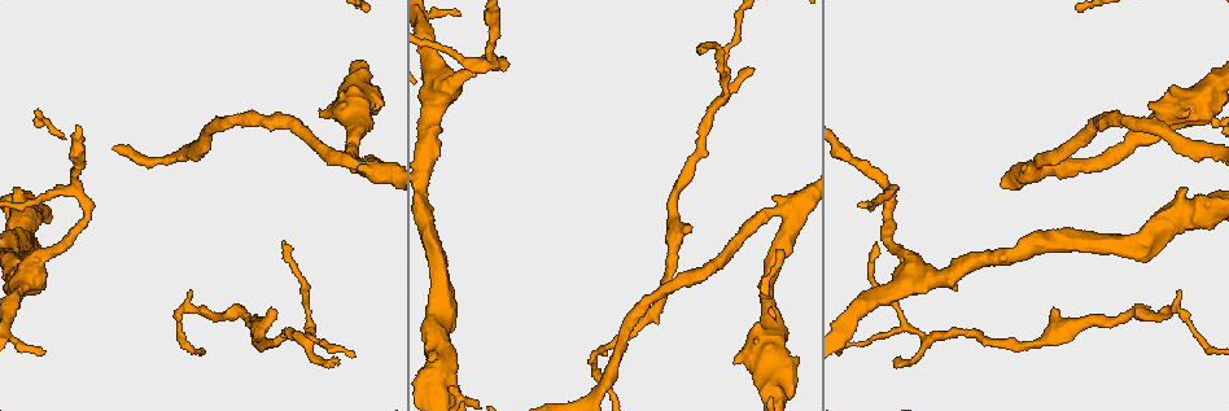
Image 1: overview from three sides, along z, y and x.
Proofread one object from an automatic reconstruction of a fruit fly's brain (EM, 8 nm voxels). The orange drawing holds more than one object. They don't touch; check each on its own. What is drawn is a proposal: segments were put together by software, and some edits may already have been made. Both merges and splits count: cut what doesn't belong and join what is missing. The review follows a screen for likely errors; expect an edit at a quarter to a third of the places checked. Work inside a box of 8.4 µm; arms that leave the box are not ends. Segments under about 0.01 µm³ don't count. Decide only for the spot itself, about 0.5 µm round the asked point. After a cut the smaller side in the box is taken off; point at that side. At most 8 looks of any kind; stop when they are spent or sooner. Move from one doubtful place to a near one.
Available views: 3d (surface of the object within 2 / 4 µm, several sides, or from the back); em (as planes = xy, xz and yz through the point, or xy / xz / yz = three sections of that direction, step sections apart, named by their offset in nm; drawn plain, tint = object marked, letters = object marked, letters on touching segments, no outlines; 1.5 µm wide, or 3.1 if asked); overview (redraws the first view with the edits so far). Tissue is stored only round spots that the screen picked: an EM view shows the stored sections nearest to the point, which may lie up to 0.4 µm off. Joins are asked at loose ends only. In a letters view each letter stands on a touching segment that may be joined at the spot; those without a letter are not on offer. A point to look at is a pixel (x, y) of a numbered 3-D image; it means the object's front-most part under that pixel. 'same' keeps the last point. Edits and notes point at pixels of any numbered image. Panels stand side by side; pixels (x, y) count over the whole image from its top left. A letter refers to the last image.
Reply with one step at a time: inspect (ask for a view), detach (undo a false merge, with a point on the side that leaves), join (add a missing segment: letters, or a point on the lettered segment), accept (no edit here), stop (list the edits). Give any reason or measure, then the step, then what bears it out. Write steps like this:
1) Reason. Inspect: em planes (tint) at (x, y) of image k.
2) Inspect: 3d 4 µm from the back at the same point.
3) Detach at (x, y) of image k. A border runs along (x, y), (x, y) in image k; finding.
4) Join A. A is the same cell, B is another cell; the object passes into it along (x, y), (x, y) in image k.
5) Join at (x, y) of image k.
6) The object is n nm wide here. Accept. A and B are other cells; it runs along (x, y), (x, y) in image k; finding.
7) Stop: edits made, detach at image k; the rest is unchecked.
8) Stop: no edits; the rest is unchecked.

An open end. Inspect: 3d 4 µm at (282, 244) of image 1.

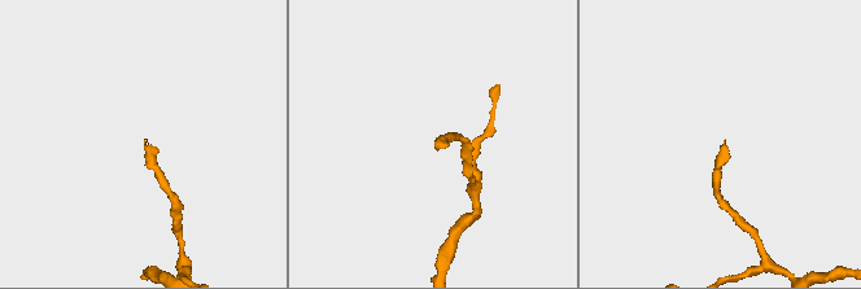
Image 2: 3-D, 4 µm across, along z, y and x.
Need the tissue. Inspect: em planes (letters) at (725, 139) of image 2.

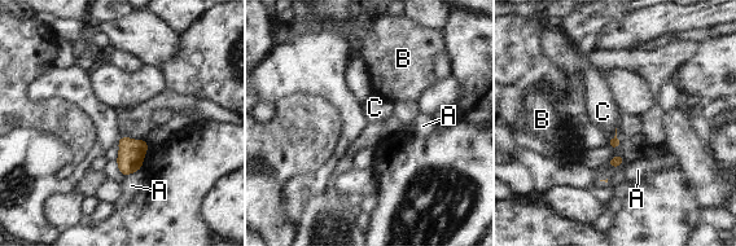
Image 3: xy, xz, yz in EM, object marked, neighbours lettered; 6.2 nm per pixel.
Join C. C is the same cell, A and B are other cells; the object passes into it along (614, 143), (616, 134), (603, 111) in image 3; it goes on there.

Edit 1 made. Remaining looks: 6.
Branch point. Inspect: em planes (letters) at (890, 190) of image 1.

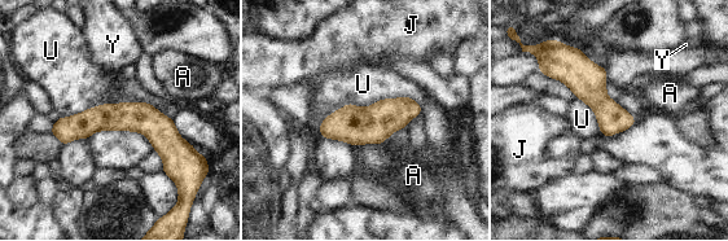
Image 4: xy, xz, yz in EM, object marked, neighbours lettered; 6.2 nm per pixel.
Accept. A, J, U and Y are other cells; one neuron here.

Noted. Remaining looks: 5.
Branch stops here. Inspect: 3d 2 µm at (691, 230) of image 1.

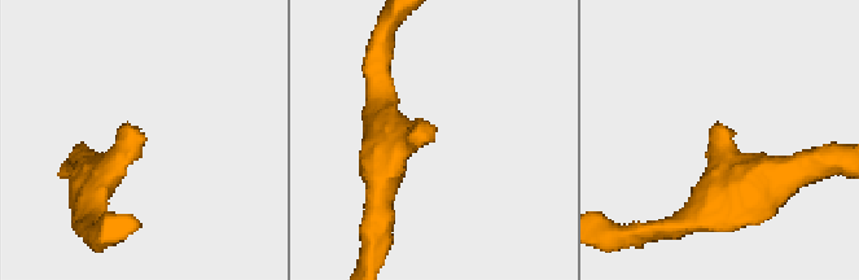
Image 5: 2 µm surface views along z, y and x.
Inspect: em planes (plain) at (135, 126) of image 5.

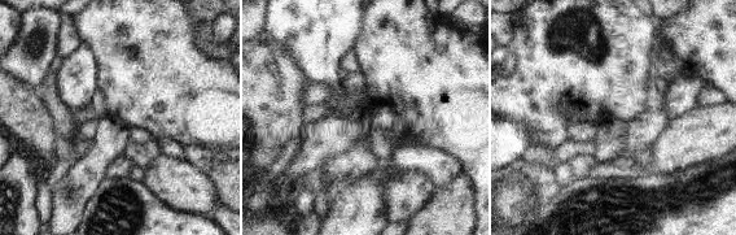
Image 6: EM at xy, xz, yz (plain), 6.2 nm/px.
What lies round it. Inspect: em planes (letters) at the same point.

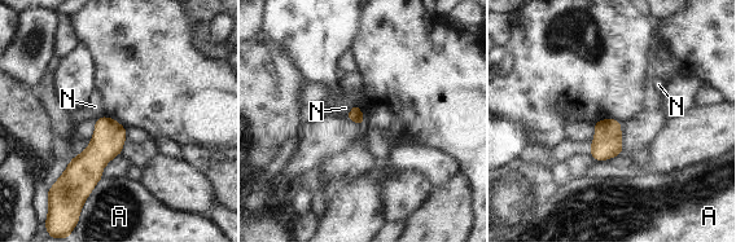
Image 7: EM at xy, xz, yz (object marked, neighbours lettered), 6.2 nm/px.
Accept. A and N are other cells; a border runs along (353, 106), (345, 117) in image 7; no lettered segment goes on from it.

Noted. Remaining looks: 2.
Stop: edits made, join at image 3; the rest is unchecked.

